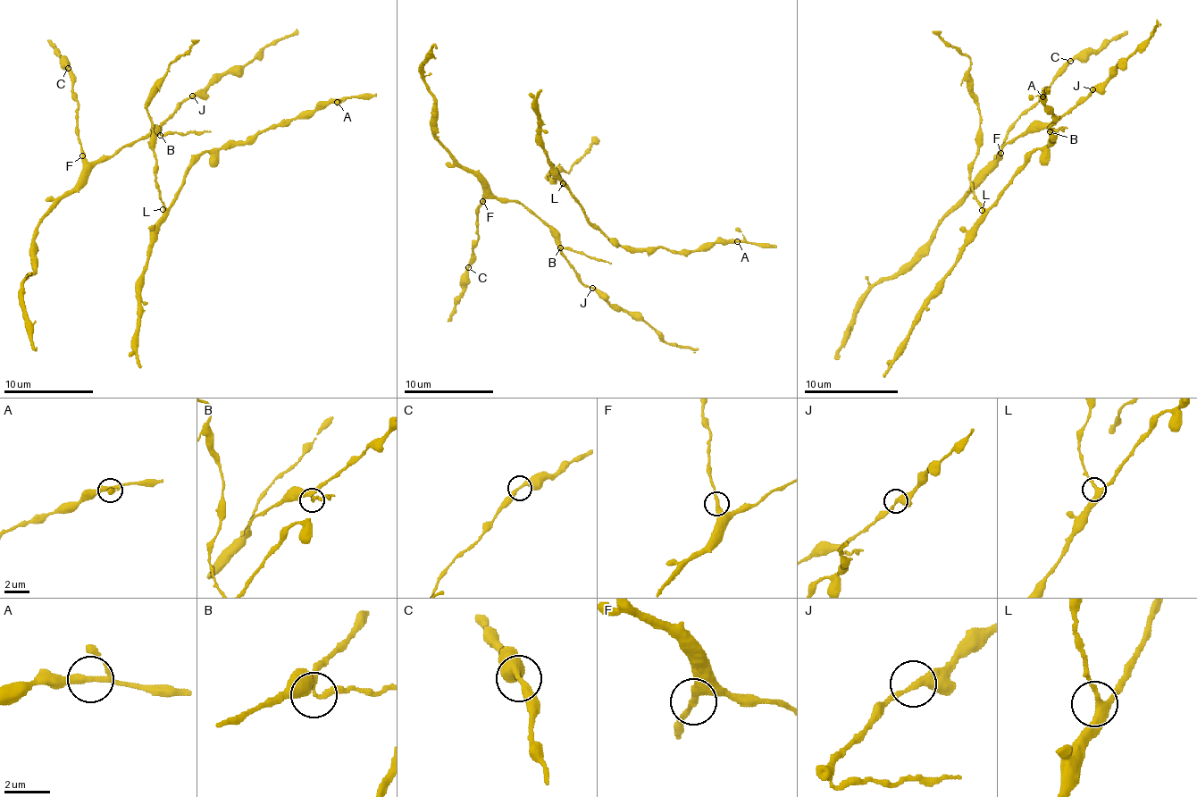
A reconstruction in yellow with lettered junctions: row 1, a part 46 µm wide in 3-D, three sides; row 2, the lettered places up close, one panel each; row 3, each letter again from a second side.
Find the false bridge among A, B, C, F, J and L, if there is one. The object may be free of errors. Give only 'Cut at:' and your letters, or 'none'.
Cut at: B

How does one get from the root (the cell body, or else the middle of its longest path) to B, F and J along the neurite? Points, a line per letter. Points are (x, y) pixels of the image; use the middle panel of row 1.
B: (581, 252), (561, 247)
F: (581, 252), (563, 247), (552, 230), (521, 203), (498, 198), (482, 201)
J: (581, 252), (561, 247), (561, 255), (576, 277), (592, 288)

